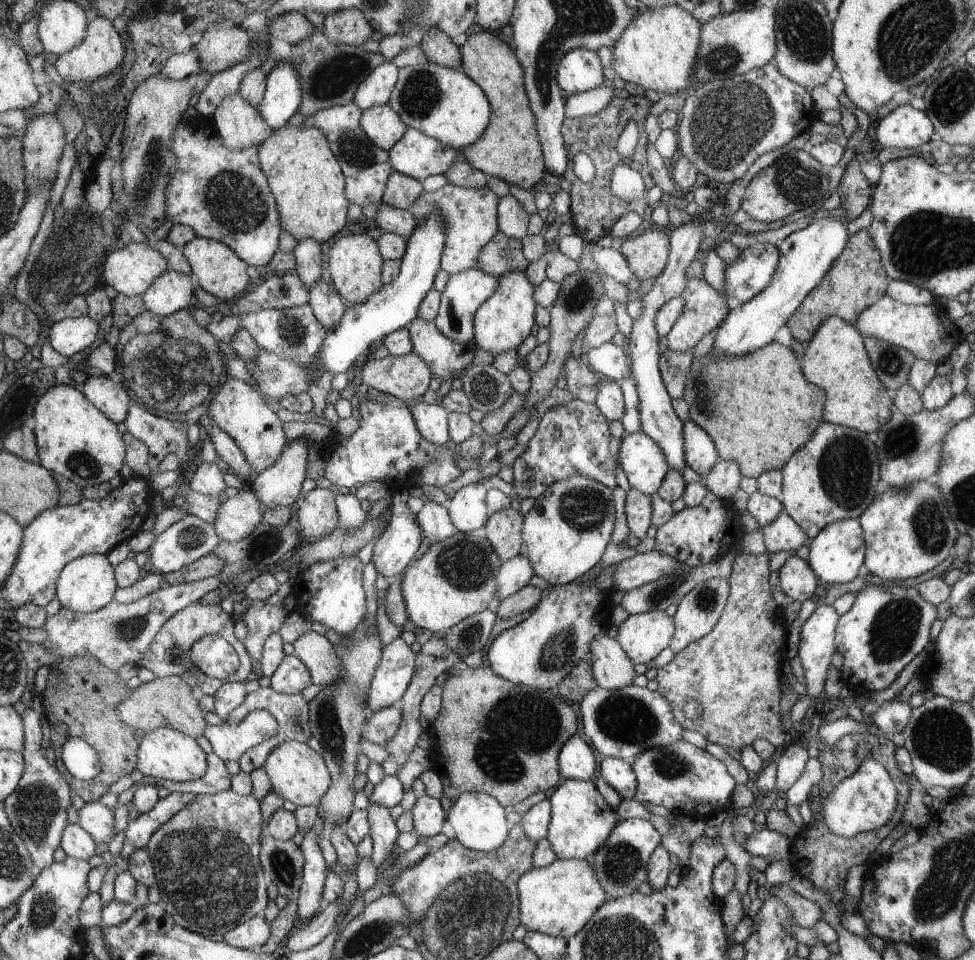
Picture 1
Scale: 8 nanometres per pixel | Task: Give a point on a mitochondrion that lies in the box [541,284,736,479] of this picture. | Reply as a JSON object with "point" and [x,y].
{"point":[702,396]}

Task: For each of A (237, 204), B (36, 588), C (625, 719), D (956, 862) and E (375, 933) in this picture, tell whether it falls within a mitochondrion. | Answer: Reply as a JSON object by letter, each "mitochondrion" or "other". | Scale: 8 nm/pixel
{"A":"mitochondrion","B":"other","C":"mitochondrion","D":"mitochondrion","E":"mitochondrion"}

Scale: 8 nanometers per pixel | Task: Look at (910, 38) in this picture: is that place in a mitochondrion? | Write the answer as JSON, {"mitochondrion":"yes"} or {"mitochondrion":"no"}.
{"mitochondrion":"yes"}

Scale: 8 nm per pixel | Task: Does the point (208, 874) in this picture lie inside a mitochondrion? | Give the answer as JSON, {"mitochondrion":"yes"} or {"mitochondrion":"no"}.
{"mitochondrion":"yes"}

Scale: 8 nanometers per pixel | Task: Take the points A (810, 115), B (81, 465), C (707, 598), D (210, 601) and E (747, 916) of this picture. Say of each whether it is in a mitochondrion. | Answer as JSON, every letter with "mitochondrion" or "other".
{"A":"other","B":"mitochondrion","C":"mitochondrion","D":"other","E":"other"}

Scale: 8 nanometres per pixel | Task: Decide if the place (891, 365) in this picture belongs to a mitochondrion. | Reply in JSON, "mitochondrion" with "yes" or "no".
{"mitochondrion":"yes"}

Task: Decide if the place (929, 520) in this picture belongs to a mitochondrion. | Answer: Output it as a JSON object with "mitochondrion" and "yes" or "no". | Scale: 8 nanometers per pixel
{"mitochondrion":"yes"}

